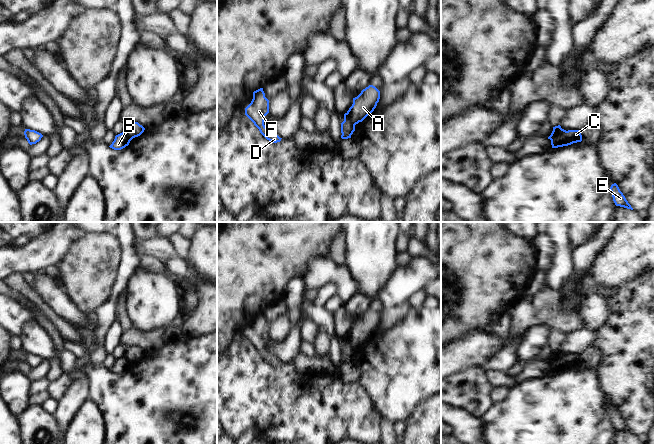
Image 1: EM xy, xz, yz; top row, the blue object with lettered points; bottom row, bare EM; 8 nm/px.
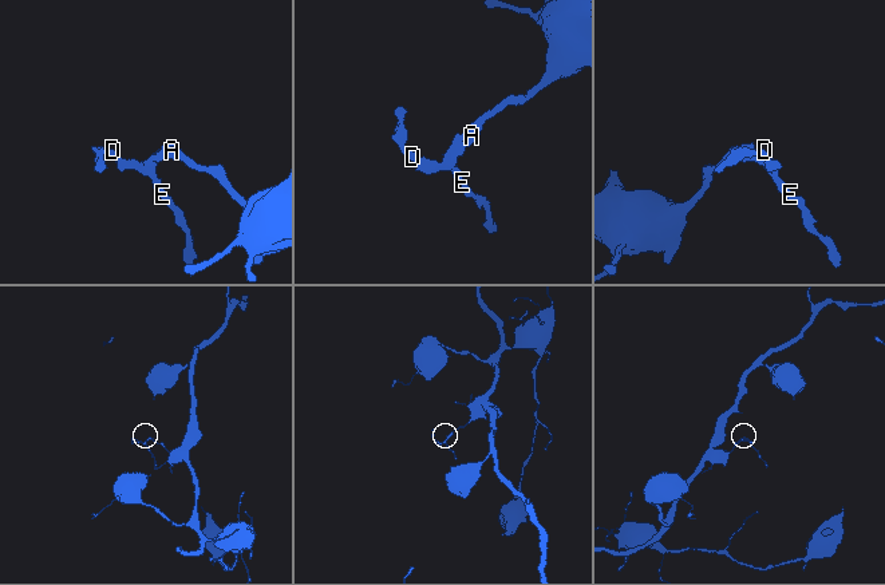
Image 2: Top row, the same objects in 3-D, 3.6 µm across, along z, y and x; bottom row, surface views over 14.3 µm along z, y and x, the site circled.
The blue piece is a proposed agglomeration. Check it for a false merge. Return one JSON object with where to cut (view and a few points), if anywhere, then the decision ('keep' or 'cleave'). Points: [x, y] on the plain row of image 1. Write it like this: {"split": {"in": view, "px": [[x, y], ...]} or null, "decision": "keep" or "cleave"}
{"split": {"in": "yz", "px": [[566, 355], [550, 363]]}, "decision": "cleave"}

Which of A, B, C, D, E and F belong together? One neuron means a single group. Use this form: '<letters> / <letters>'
A / B C D E F

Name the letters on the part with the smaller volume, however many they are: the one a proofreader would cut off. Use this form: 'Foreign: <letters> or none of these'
Foreign: B, C, D, E, F

